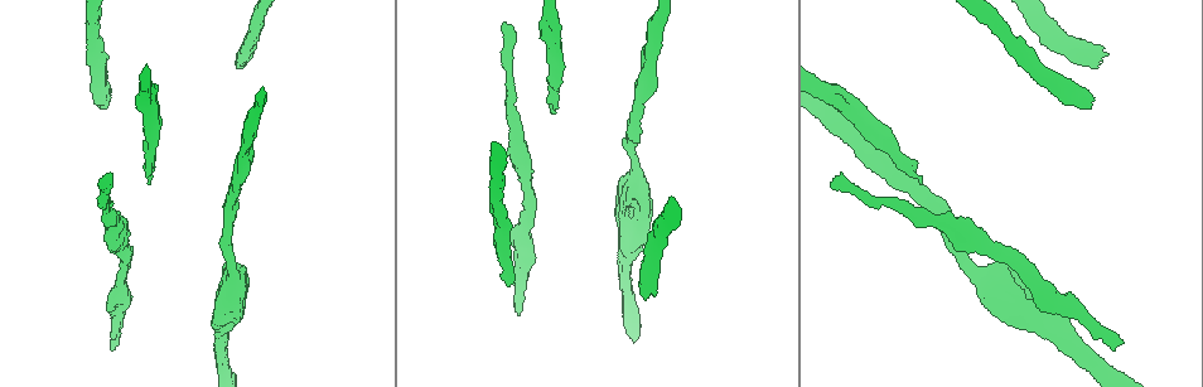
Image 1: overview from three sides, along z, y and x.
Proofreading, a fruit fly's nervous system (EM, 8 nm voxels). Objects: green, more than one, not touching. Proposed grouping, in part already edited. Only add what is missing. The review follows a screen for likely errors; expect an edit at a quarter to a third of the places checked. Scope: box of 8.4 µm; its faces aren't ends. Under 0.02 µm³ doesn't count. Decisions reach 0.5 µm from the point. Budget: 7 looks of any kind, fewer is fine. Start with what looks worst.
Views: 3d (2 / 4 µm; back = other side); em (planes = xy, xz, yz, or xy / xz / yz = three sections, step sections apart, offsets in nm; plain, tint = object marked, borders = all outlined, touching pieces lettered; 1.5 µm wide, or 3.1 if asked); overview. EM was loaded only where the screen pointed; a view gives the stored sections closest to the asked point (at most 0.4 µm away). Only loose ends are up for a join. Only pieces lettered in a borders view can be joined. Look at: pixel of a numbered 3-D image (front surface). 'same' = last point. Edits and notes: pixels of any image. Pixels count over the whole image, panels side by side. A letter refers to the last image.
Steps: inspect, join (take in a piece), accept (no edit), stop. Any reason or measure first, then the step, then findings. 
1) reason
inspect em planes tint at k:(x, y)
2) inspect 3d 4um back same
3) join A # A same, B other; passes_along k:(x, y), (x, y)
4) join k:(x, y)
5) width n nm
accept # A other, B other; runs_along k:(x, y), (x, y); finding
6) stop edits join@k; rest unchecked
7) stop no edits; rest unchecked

free end
inspect 3d 2um at 1:(922, 183)

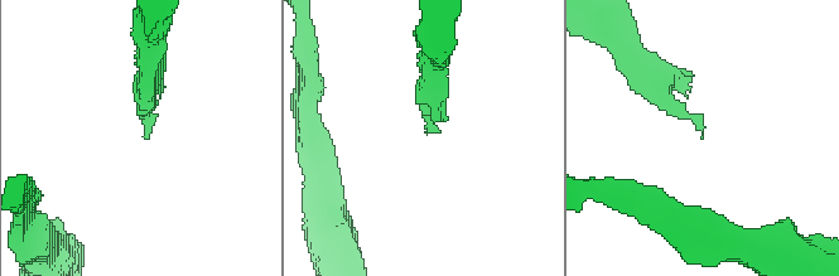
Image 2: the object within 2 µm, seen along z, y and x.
inspect em planes borders at 2:(145, 137)

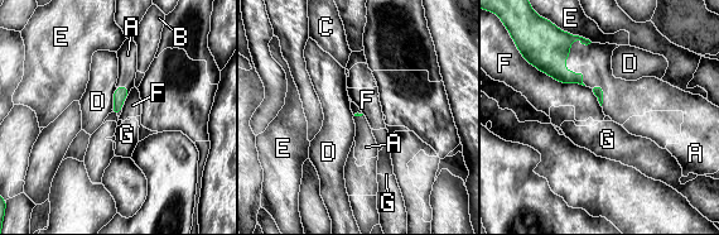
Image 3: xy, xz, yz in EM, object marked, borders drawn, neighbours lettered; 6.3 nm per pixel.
join A # A same, B other, C other, D other, E other, F other, G other; passes_along 3:(543, 44), (564, 67), (594, 61); the neuron continues

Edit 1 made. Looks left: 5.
free end
inspect 3d 4um at 1:(832, 184)

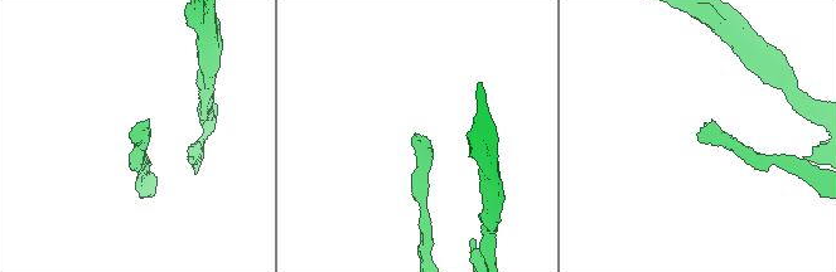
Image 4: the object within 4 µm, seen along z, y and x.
inspect em planes borders at 4:(414, 137)

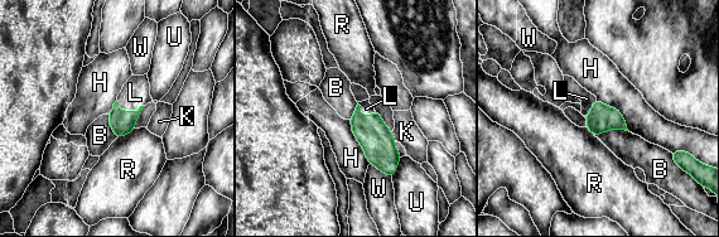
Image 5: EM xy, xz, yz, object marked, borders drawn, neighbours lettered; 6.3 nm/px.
width 160 nm
join L # B other, H other, K other, L same, R other, U other, W other; passes_along 5:(122, 122), (128, 111), (135, 92); it goes on there

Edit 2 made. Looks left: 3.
see it whole again
inspect overview

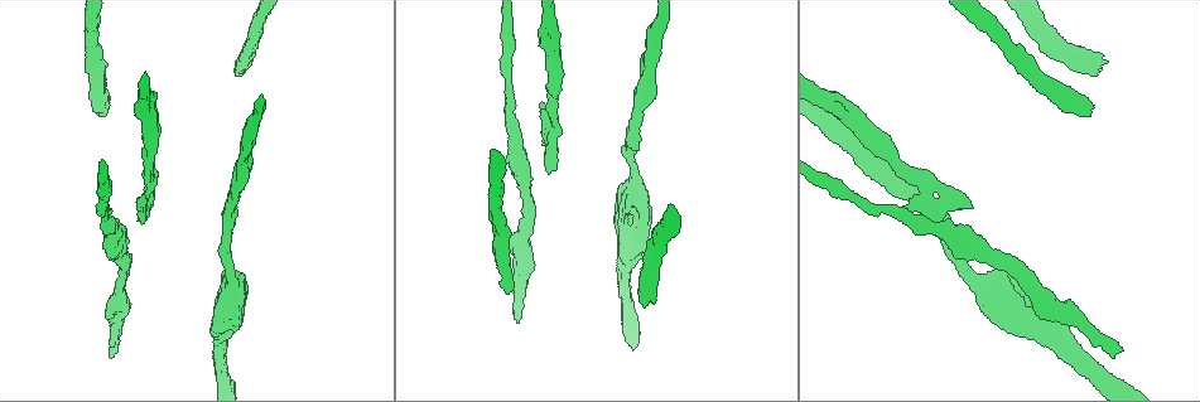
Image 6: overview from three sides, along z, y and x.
an open end
inspect 3d 4um at 6:(646, 224)

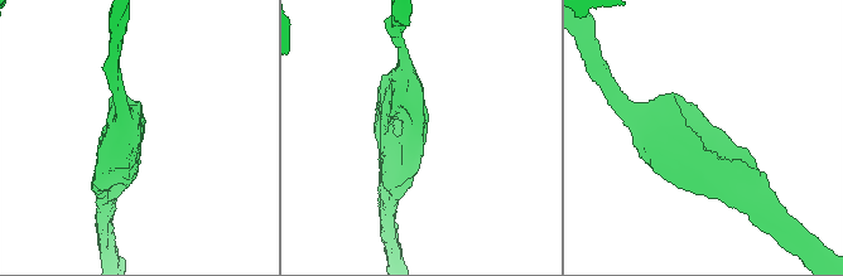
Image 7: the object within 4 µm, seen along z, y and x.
inspect em planes borders at 7:(700, 116)

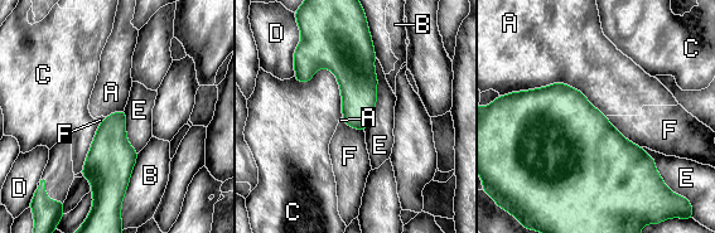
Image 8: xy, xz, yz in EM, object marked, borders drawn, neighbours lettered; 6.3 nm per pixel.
accept # A other, B other, C other, D other, E other, F other; none of them fits

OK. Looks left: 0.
stop edits join@3, join@5; rest unchecked

